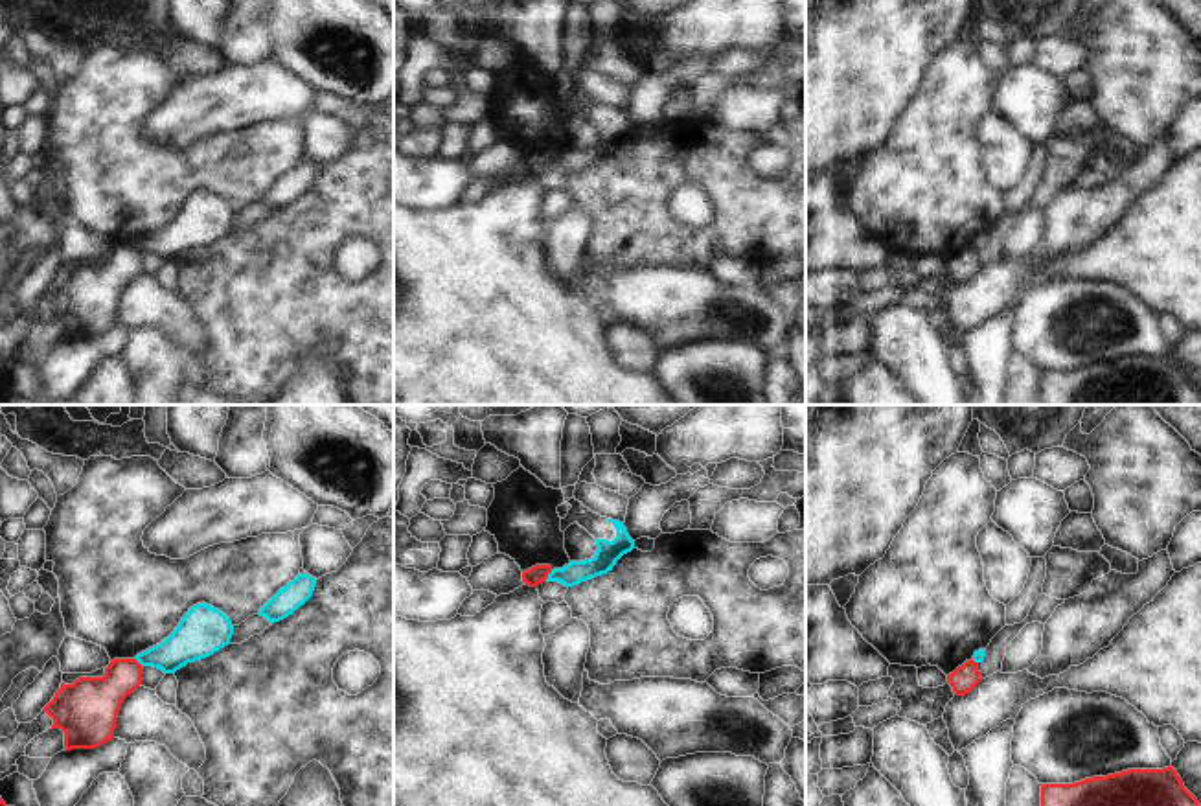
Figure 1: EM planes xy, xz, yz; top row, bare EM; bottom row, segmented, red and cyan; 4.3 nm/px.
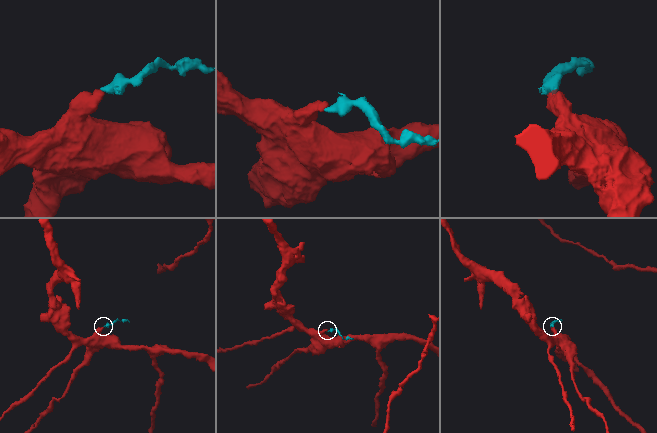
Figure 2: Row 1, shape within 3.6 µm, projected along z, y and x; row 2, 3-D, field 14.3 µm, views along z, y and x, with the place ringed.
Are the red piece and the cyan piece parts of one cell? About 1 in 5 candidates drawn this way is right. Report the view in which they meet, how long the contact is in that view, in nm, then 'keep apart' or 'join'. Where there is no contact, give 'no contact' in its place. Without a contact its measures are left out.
xy | 60 nm | keep apart

